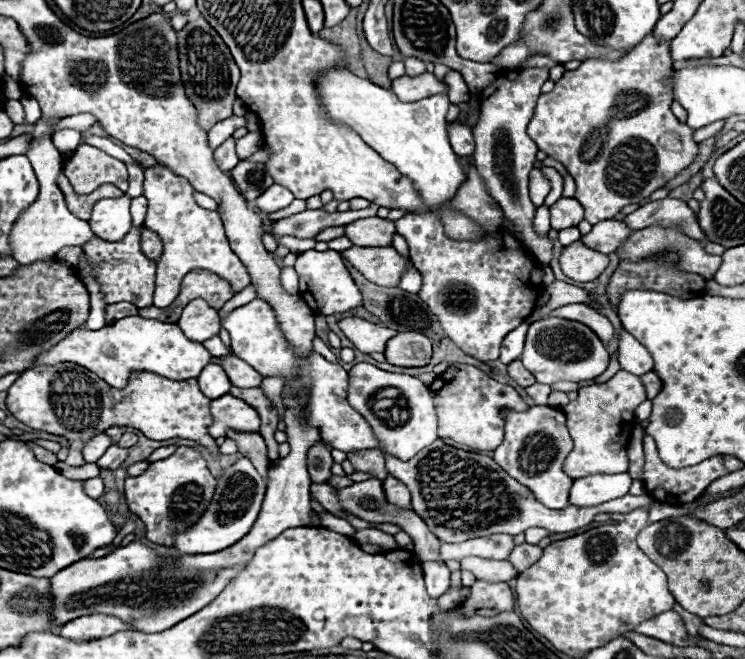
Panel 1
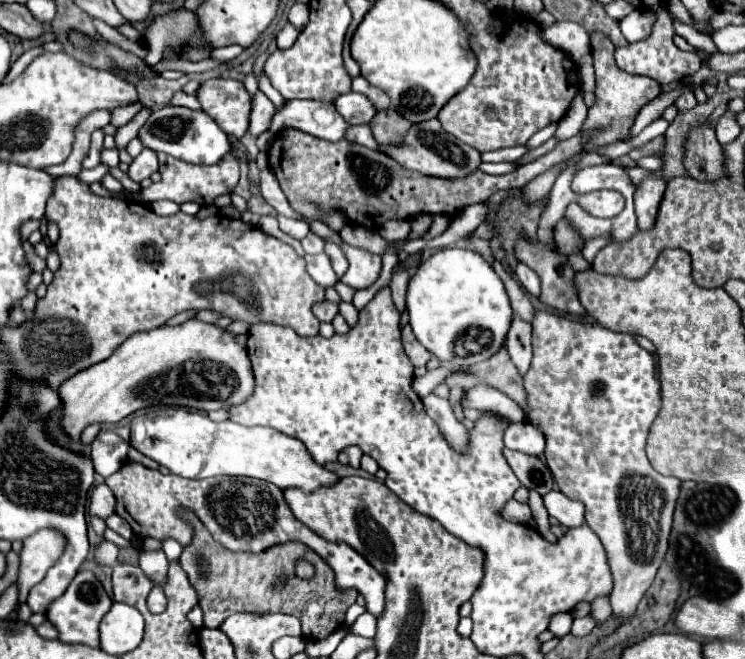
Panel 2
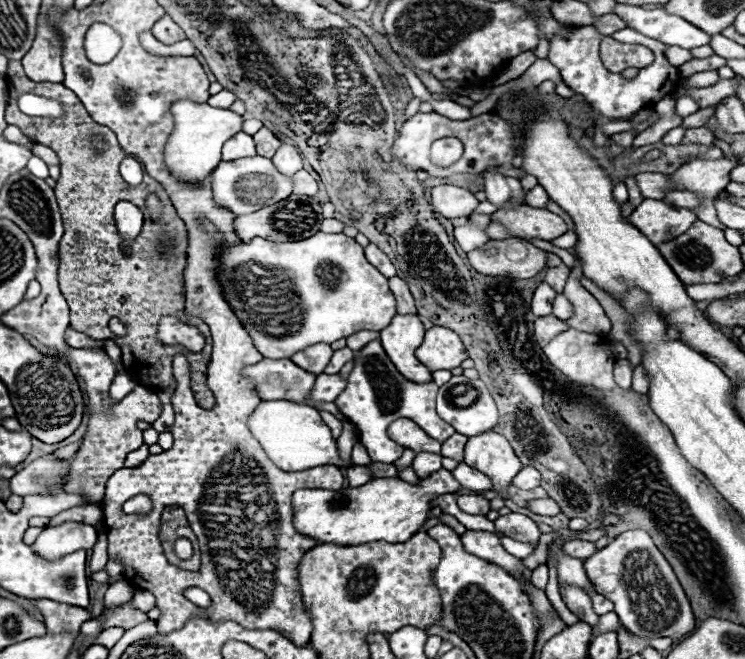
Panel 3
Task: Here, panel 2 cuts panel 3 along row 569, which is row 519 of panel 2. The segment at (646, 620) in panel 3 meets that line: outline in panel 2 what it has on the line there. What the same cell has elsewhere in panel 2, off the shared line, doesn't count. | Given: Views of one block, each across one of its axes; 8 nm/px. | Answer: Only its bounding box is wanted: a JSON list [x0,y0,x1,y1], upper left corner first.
[524,310,680,620]

